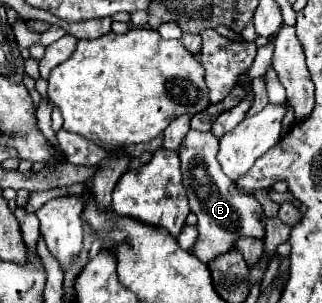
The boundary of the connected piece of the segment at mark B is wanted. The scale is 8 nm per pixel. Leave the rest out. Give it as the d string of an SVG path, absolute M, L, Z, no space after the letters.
M189 131L183 147L179 149L181 157L181 173L183 173L183 185L187 189L191 211L199 217L197 229L199 237L191 249L191 253L203 261L209 263L211 259L233 251L235 243L243 237L253 237L265 241L265 223L267 217L263 213L261 203L255 199L255 195L239 193L235 183L227 179L223 169L217 161L217 149L219 139L213 133L201 133L201 131Z

